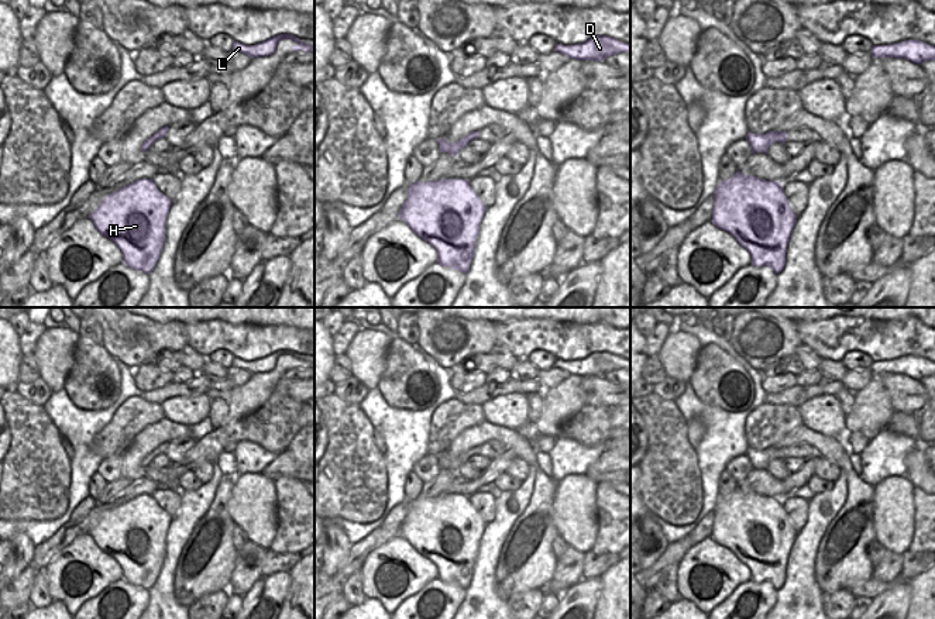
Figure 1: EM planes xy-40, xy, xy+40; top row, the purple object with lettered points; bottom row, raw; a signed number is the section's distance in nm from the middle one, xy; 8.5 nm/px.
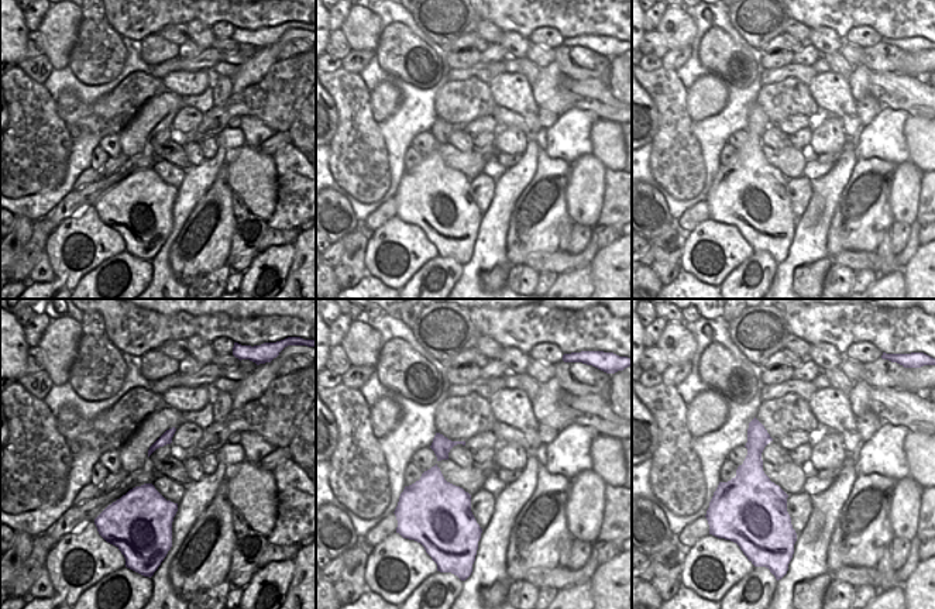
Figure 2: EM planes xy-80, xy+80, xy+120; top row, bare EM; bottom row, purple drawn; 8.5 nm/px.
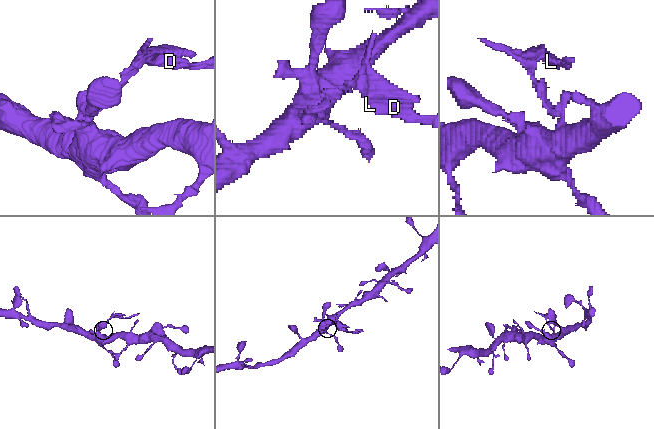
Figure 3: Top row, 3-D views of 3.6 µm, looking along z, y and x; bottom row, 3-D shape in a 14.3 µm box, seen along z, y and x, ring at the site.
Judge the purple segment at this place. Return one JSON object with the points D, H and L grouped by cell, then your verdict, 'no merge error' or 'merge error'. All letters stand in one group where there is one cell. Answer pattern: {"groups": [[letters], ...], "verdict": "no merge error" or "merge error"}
{"groups": [["D", "L"], ["H"]], "verdict": "merge error"}

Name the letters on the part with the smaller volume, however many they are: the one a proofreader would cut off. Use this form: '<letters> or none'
D, L

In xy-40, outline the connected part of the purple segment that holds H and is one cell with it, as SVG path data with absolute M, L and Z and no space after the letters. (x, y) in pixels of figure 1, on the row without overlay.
M138 495L106 512L87 533L121 565L123 580L149 591L164 564L171 522L152 495Z

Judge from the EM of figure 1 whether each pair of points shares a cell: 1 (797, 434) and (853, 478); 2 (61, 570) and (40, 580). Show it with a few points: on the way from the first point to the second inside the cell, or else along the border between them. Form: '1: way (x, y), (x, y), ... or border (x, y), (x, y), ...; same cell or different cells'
1: way (813, 437), (827, 446), (844, 463); same cell
2: border (43, 571), (47, 580), (47, 591), (52, 599); different cells

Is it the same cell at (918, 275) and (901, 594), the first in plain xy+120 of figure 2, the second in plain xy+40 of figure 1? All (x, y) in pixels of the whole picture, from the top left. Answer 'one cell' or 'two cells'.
two cells

